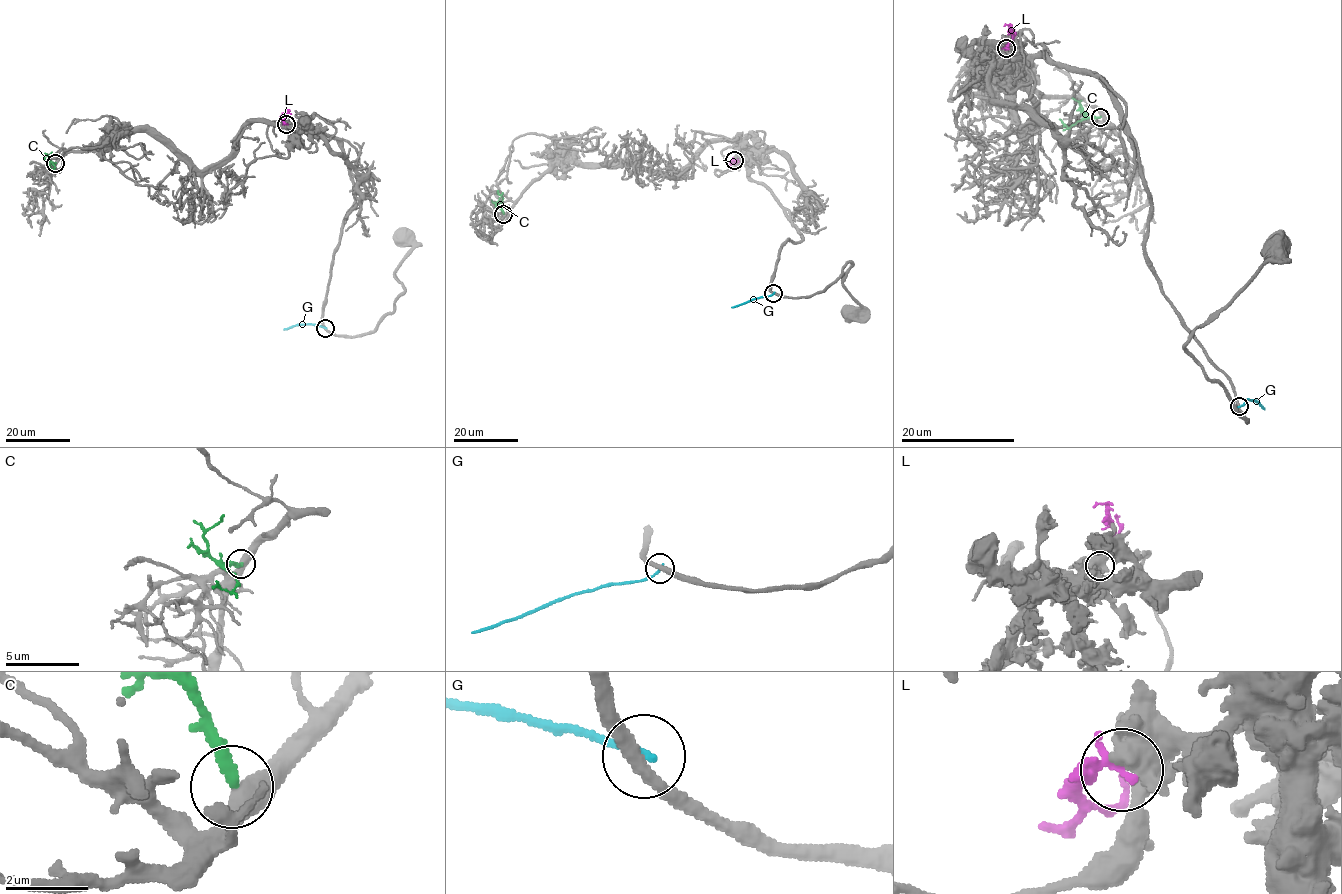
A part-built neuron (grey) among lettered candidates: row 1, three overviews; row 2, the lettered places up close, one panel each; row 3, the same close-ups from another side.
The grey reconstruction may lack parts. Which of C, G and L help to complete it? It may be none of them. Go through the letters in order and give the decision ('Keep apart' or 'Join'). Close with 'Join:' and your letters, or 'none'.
C: Join
G: Keep apart
L: Keep apart
Join: C

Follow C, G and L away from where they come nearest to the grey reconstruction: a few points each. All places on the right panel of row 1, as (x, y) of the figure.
C: (1100, 117), (1082, 119), (1069, 127), (1059, 119)
G: (1240, 406), (1251, 399), (1264, 409)
L: (1006, 49), (1012, 36), (1010, 26), (1003, 26)

